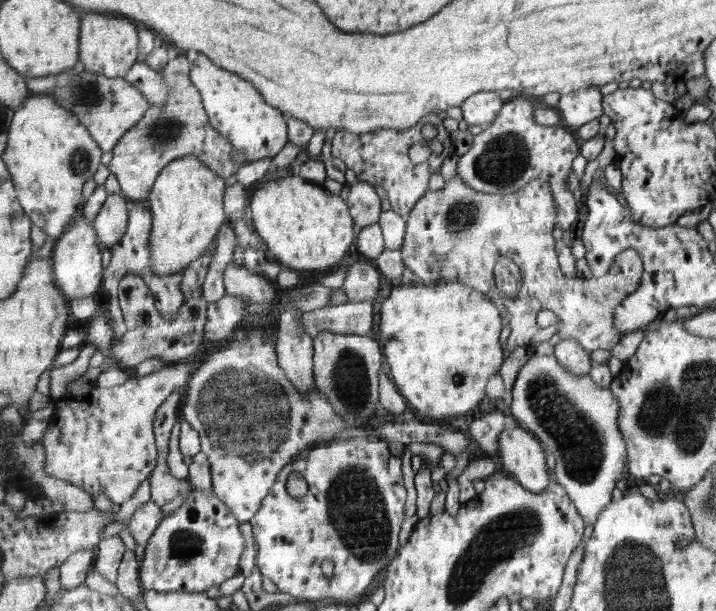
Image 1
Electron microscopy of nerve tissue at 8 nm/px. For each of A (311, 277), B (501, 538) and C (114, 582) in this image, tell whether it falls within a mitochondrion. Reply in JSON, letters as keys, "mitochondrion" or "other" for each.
{"A":"other","B":"mitochondrion","C":"other"}

